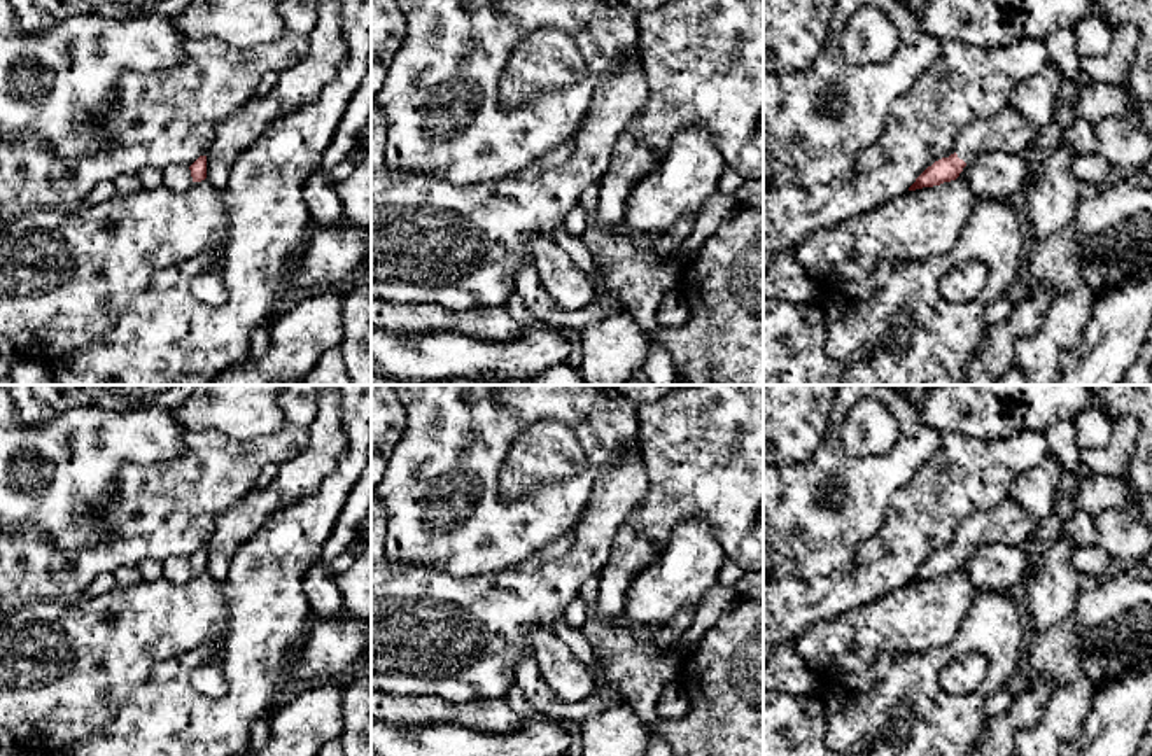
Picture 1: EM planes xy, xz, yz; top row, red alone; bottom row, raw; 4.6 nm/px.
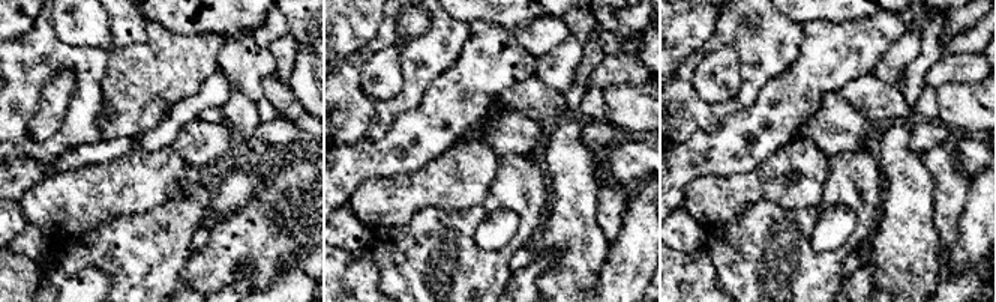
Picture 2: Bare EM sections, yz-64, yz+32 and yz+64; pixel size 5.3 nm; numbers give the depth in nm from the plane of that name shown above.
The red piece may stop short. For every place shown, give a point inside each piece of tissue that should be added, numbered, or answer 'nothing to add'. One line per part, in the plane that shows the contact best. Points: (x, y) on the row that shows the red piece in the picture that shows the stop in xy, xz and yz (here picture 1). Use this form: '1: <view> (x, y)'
1: yz (1007, 132)

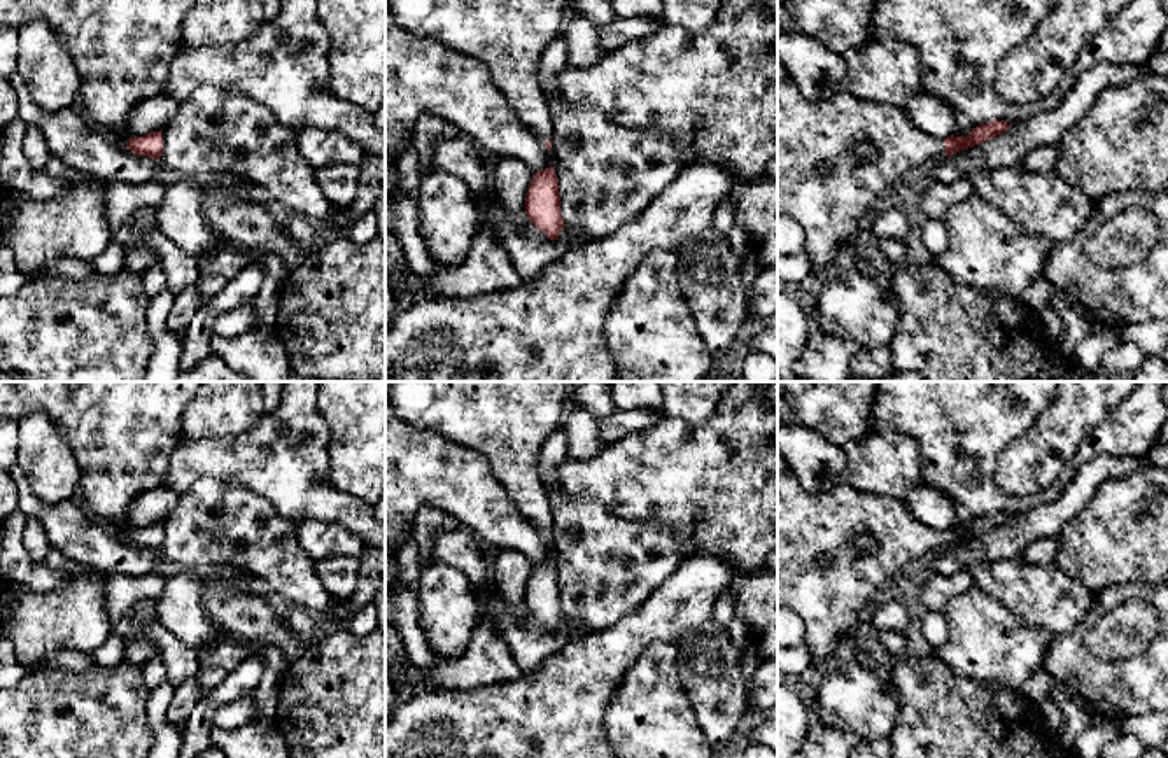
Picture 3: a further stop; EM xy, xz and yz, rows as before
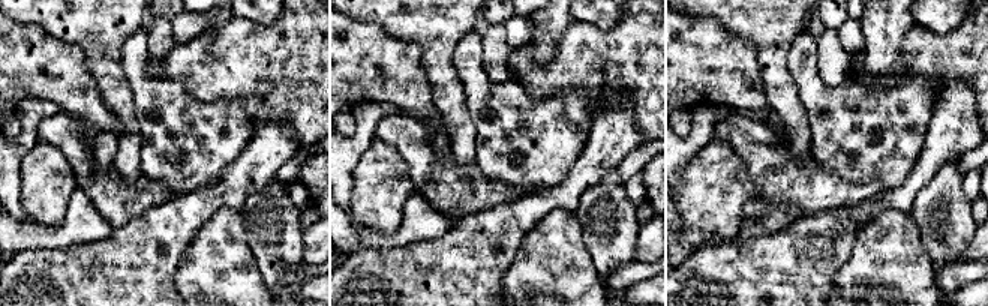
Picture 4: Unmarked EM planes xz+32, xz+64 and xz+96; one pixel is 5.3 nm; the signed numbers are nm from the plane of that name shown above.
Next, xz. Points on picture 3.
1: xz (510, 37)

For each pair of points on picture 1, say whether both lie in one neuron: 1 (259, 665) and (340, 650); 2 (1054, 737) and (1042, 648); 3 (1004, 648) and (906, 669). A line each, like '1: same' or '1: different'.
1: different
2: same
3: same

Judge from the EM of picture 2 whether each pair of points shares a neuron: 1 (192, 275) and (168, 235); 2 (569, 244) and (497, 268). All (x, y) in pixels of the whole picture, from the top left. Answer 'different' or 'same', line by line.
1: different
2: different

